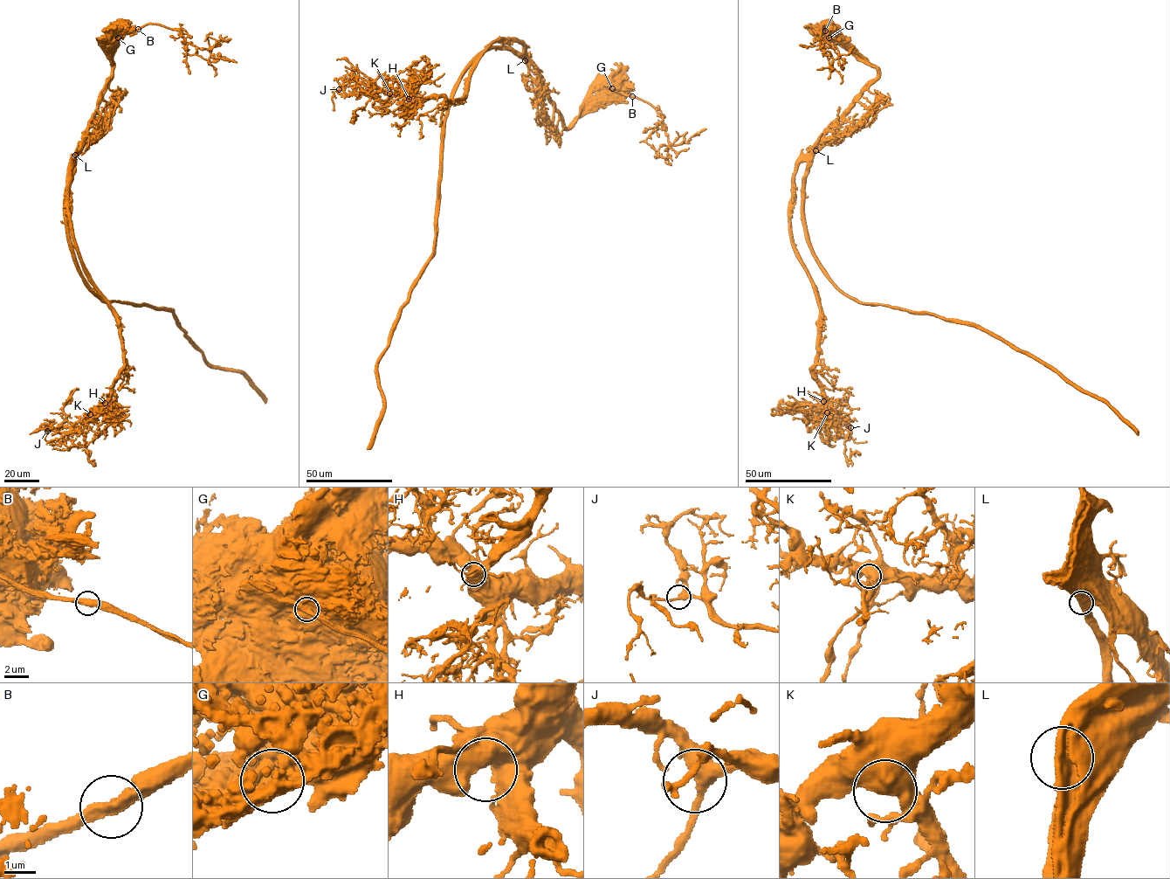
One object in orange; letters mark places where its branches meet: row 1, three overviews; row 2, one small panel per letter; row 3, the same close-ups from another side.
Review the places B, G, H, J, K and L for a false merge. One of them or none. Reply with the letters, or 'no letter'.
G

